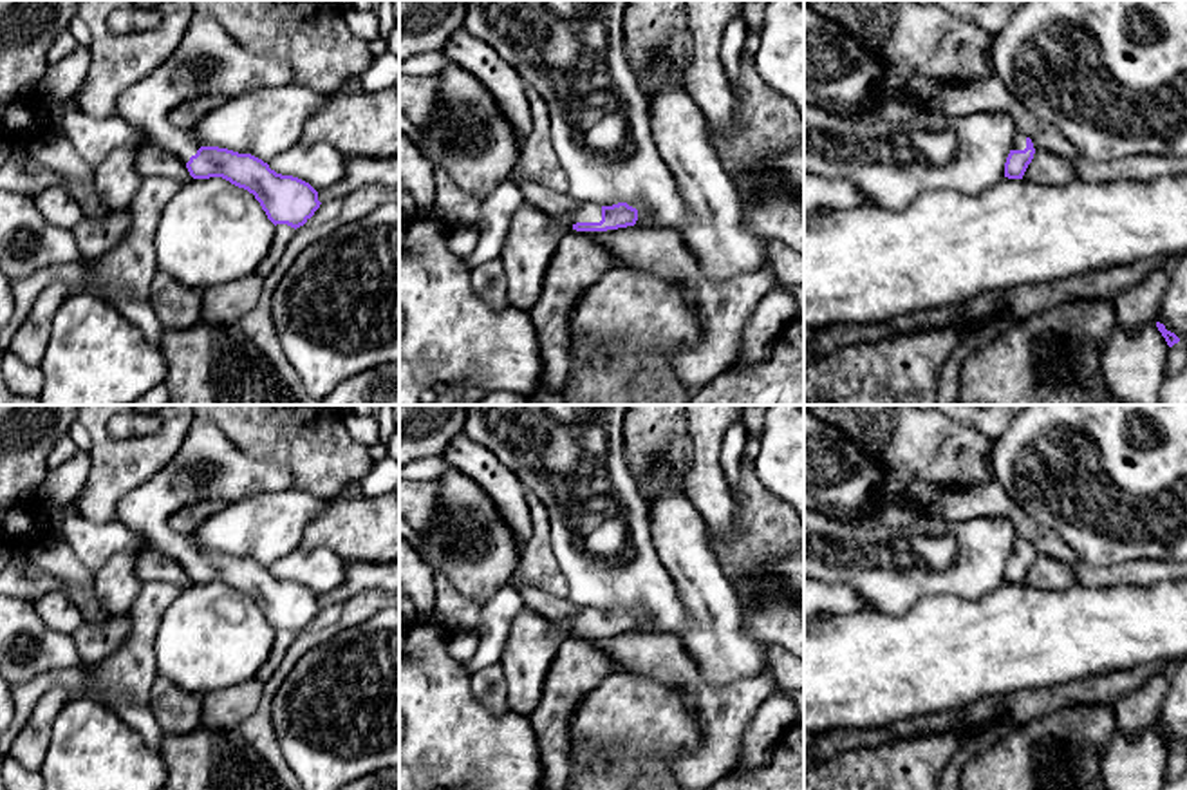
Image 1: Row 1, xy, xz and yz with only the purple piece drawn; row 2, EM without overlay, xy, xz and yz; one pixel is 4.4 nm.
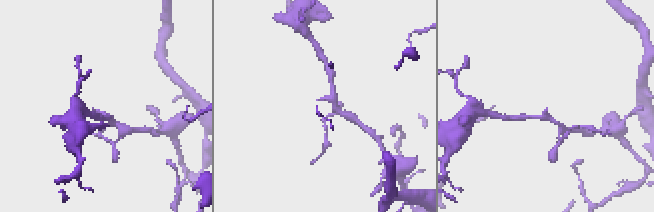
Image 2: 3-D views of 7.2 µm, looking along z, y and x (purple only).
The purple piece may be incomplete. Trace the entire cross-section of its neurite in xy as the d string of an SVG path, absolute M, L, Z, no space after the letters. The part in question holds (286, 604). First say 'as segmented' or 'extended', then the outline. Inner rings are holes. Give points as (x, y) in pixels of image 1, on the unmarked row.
extended; M193 418L175 457L119 499L117 521L141 539L145 550L177 560L193 584L222 582L253 598L275 631L296 635L322 609L309 588L276 578L251 559L202 551L168 524L177 510L201 501L231 504L289 488L293 474L285 465L246 454L215 423Z

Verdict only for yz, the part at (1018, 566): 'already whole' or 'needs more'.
needs more

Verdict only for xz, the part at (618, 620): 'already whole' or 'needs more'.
needs more

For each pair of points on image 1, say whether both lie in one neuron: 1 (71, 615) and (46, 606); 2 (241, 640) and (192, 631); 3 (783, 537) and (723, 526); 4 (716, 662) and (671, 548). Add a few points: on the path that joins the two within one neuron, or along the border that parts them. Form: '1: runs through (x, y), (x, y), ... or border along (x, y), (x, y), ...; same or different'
1: runs through (65, 615), (51, 608); same
2: runs through (228, 640), (212, 640), (205, 635); same
3: border along (734, 496), (734, 526), (725, 536), (710, 534); different
4: runs through (718, 633), (718, 615), (698, 577); same

